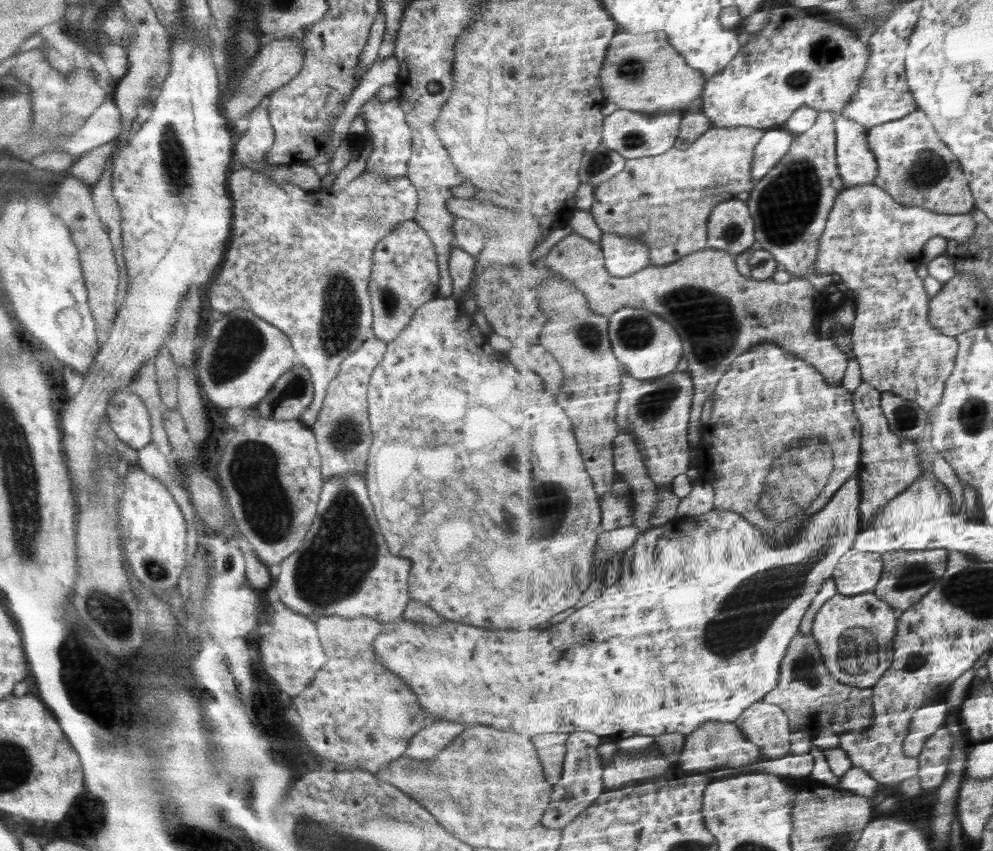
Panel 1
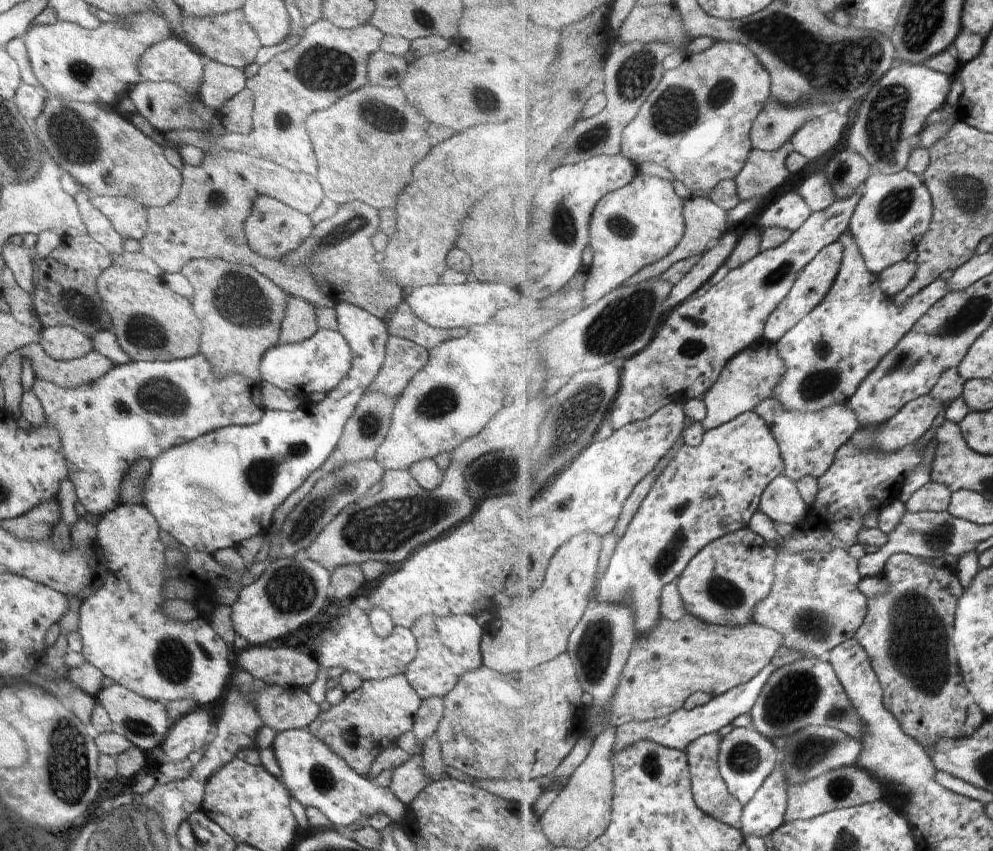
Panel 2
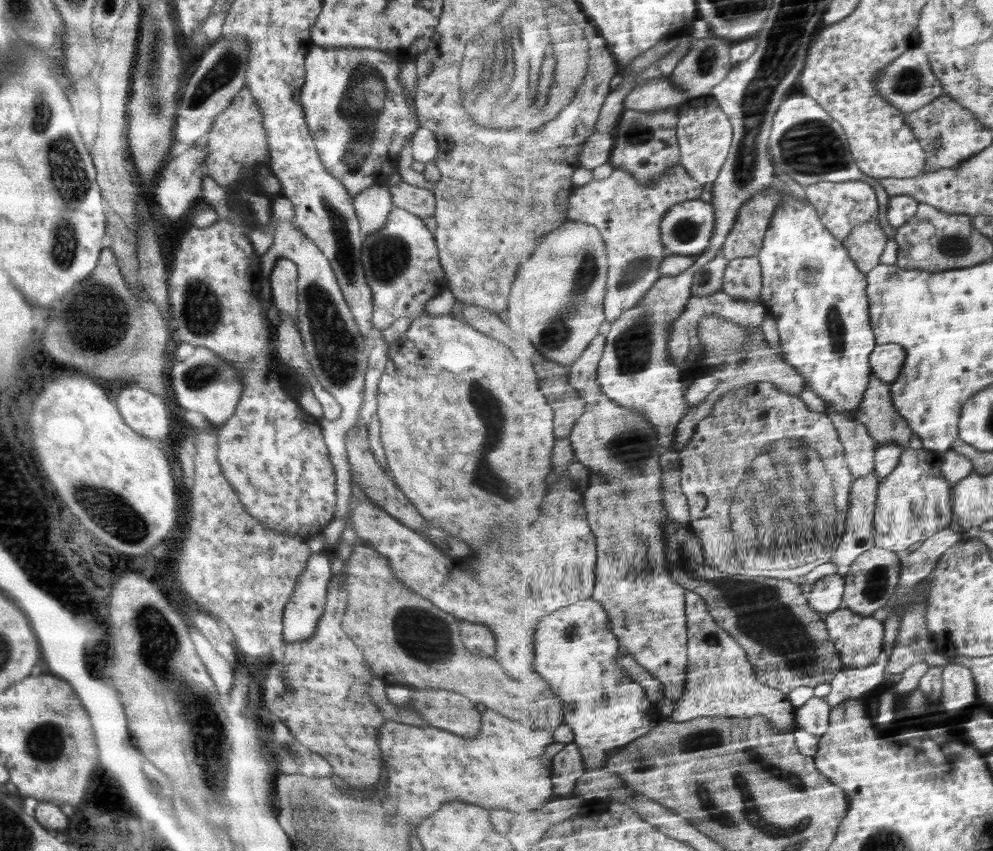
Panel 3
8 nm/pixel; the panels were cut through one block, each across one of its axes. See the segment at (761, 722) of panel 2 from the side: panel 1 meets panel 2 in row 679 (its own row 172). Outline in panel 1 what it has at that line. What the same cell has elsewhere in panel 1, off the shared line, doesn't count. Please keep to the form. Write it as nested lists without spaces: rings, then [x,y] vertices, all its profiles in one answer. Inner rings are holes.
[[[842,111],[820,113],[814,127],[799,136],[790,154],[760,180],[748,200],[757,221],[758,246],[773,252],[780,266],[794,276],[812,281],[821,293],[835,284],[832,275],[816,272],[816,263],[830,215],[846,190],[837,154],[836,120],[842,114]]]

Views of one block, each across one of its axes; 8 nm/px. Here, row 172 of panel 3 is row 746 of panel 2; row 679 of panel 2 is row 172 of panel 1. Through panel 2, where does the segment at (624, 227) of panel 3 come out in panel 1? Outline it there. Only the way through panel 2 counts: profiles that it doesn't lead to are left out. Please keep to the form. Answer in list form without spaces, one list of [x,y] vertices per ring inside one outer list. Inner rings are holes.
[[[788,128],[768,131],[754,158],[754,180],[760,182],[778,167],[778,164],[790,154],[798,138],[799,136]]]

